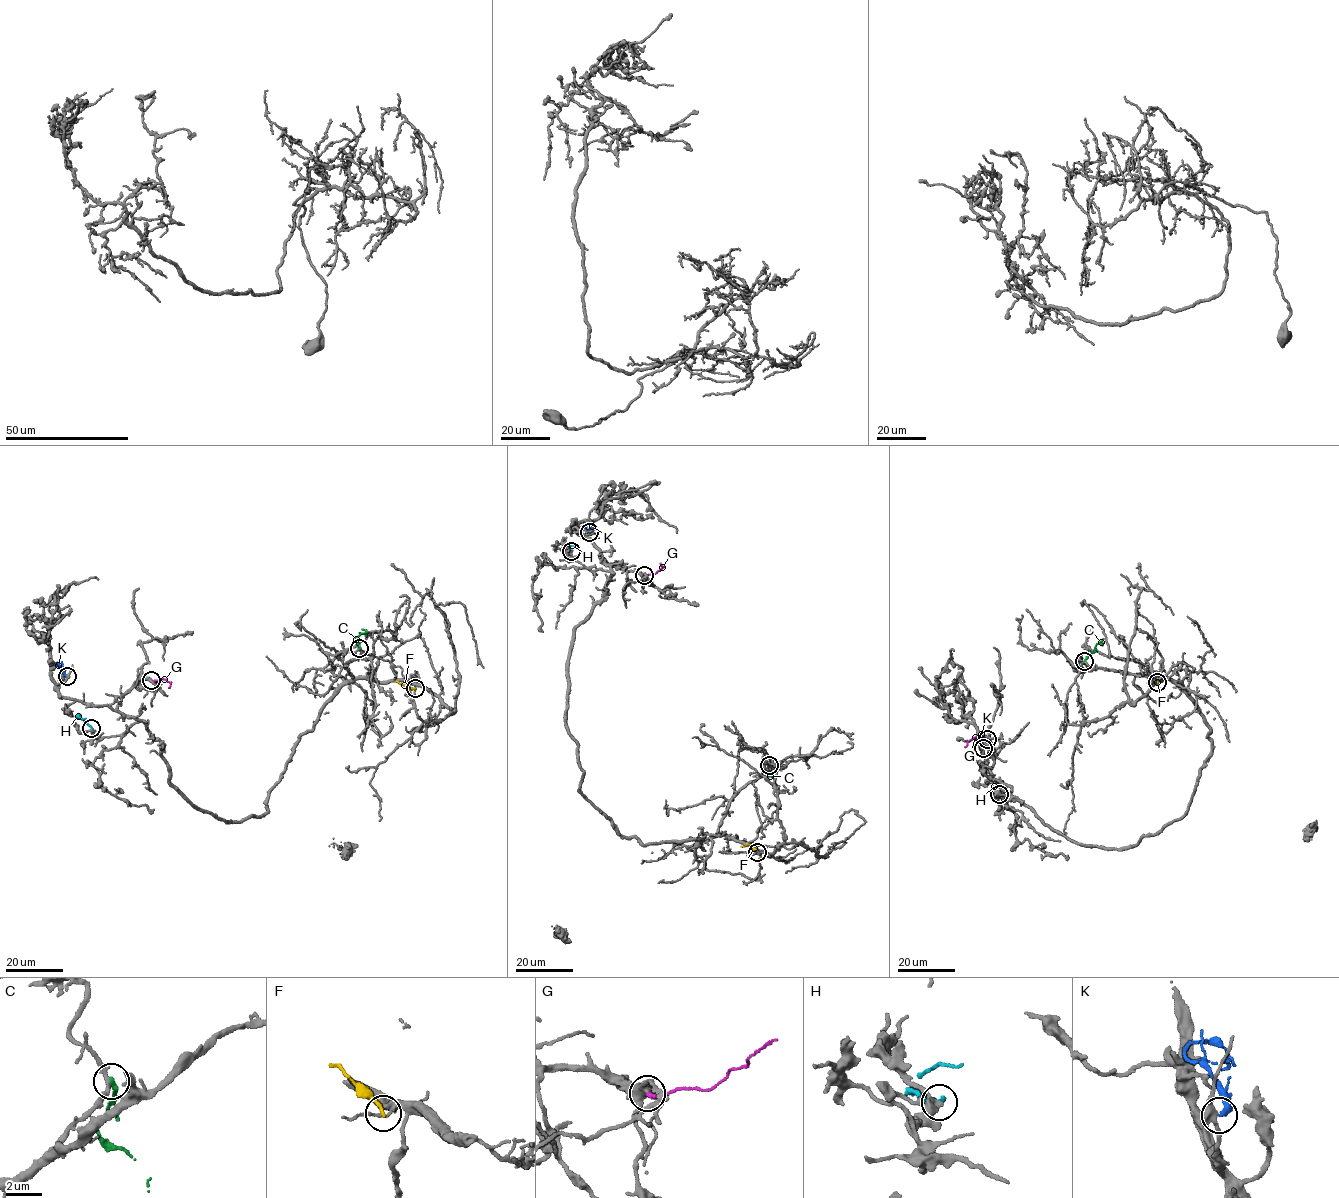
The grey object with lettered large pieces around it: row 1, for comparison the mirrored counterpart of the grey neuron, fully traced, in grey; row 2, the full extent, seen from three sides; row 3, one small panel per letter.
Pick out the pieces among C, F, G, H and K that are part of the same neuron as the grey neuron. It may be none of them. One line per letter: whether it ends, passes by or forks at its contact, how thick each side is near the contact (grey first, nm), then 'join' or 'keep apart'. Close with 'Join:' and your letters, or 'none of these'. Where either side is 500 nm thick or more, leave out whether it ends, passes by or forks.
C: it ends | 240/300 nm | keep apart
F: it ends | 120/200 nm | keep apart
G: it ends | 360/320 nm | keep apart
H: it ends | 340/200 nm | join
K: it ends | 400/280 nm | keep apart
Join: H

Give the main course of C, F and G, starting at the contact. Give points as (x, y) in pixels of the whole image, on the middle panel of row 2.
C: (769, 765), (767, 772), (775, 779), (777, 786), (774, 786)
F: (757, 852), (748, 844), (741, 846)
G: (644, 575), (655, 574), (663, 566), (660, 563)

